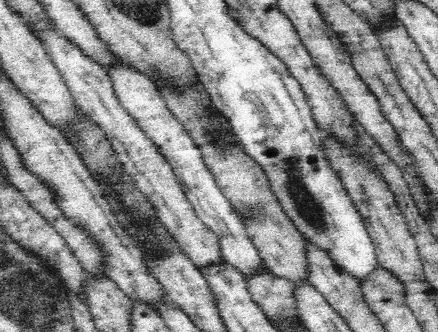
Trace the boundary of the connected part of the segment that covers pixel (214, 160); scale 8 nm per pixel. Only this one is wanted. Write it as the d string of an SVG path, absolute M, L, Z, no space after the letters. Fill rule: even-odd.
M148 64L148 66L146 67L150 67L150 71L152 71L152 74L150 74L150 76L152 77L153 82L156 84L157 90L160 92L160 95L166 103L166 106L170 109L170 111L172 111L172 114L175 114L174 117L176 117L178 123L182 125L182 128L186 130L188 136L190 136L194 143L196 143L196 147L198 147L198 150L202 155L202 161L204 161L208 172L212 174L212 178L214 178L214 182L216 183L216 185L218 185L218 189L222 191L224 197L226 197L226 199L228 199L228 202L230 202L230 207L232 207L232 210L234 210L234 213L236 213L236 216L238 216L238 219L240 219L242 227L245 229L245 232L248 234L248 237L250 237L252 244L254 245L254 247L256 247L256 252L260 255L260 258L263 260L263 262L265 262L265 265L269 266L269 269L273 270L276 274L279 274L280 276L283 276L284 278L287 278L289 281L292 282L294 282L296 278L307 278L307 270L306 266L304 266L304 239L302 239L303 235L298 231L298 228L296 228L296 226L294 225L293 220L284 212L284 209L280 204L279 198L272 190L272 185L270 184L270 179L268 178L266 171L262 168L262 165L255 158L252 158L252 156L250 156L246 152L245 146L240 142L240 139L237 137L237 134L233 131L232 125L230 124L228 117L224 116L224 113L212 102L212 95L210 95L210 93L208 93L208 89L206 89L206 87L202 85L202 81L200 81L200 77L198 77L198 74L195 74L195 78L197 78L197 80L194 83L189 83L188 85L178 87L178 85L174 83L174 79L172 79L172 77L168 77L168 74L161 74L161 72L159 72L159 70L155 68L155 66L151 66L151 64Z

